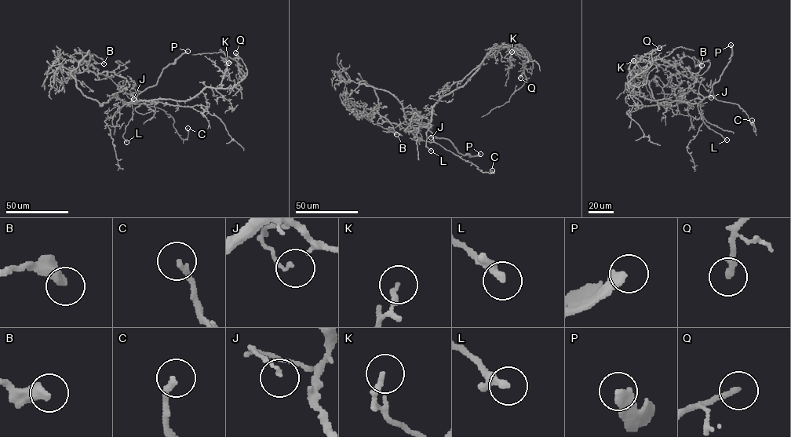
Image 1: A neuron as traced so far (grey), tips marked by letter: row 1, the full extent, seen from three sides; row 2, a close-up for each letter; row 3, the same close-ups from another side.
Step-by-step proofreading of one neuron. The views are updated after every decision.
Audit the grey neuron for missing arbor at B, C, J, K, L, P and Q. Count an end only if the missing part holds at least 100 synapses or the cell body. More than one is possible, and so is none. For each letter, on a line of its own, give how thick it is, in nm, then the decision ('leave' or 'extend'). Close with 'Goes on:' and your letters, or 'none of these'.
B: 440 nm | leave
C: 200 nm | leave
J: 100 nm | leave
K: 190 nm | leave
L: 320 nm | leave
P: 380 nm | extend
Q: 220 nm | leave
Goes on: P

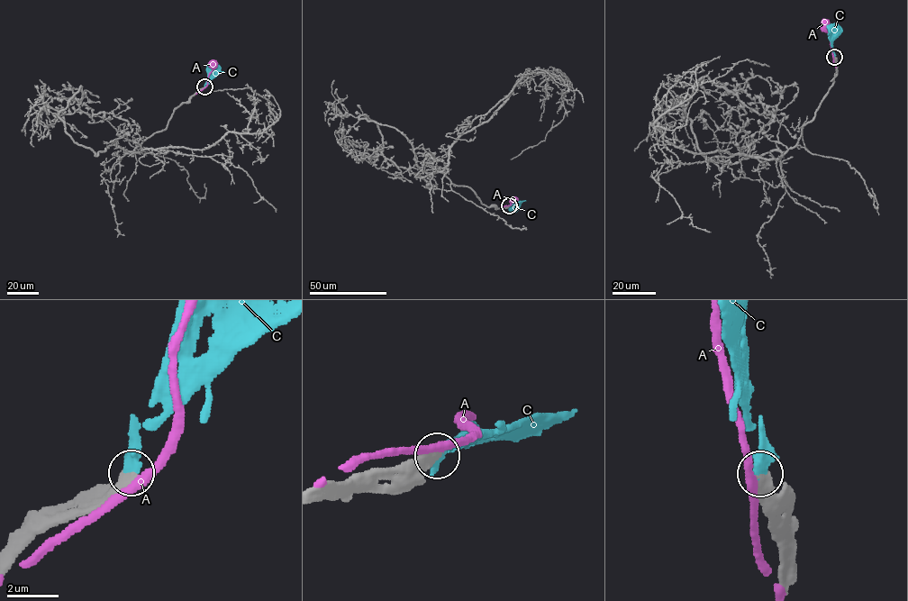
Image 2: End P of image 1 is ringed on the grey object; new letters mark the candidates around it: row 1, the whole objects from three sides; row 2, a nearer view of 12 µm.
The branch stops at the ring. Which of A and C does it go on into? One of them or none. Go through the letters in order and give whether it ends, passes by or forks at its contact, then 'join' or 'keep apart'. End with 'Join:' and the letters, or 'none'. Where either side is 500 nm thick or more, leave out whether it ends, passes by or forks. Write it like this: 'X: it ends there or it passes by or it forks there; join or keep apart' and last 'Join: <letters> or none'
A: it passes by; keep apart
C: it ends there; join
Join: C

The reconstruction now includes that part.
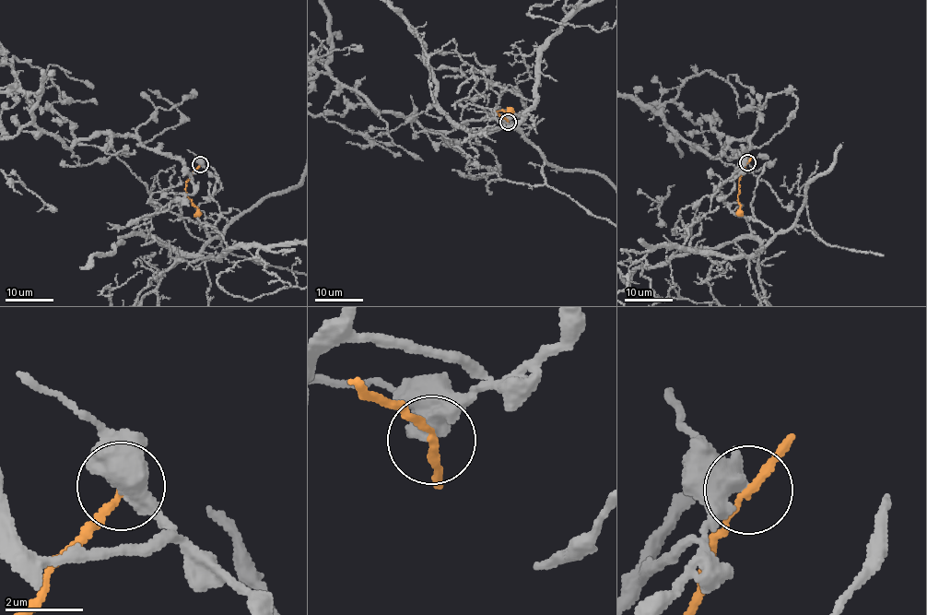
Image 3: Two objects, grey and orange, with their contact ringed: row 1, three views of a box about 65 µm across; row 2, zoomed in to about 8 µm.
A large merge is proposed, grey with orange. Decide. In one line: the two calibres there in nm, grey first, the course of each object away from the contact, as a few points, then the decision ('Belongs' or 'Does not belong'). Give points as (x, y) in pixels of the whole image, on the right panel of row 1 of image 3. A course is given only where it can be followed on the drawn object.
Thickness 650 nm (grey) against 180 nm. Course of orange: (748, 162), (739, 183), (741, 216). Does not belong

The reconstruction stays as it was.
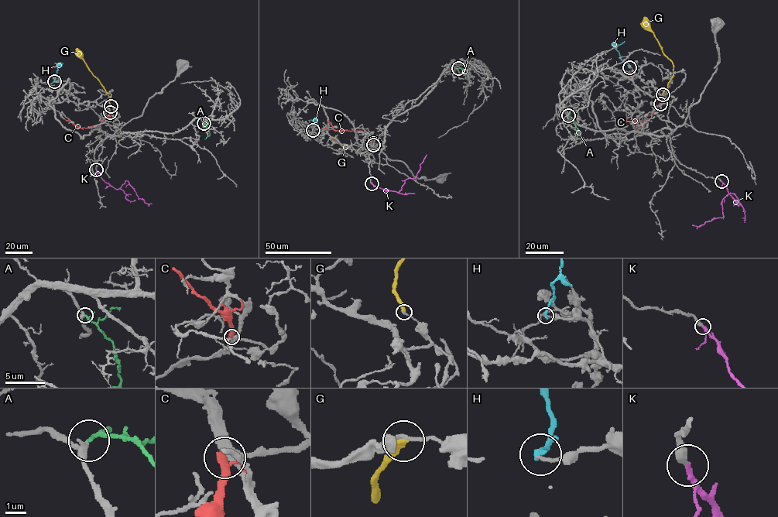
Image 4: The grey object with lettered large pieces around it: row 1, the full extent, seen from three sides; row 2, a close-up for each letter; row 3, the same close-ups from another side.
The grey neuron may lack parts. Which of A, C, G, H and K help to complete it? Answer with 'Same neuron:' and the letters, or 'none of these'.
Same neuron: A, K

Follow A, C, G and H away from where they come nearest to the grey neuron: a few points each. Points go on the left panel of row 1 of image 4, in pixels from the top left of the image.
A: (203, 123), (210, 134), (204, 138)
C: (110, 112), (108, 117), (97, 124), (88, 127), (80, 128), (60, 117)
G: (111, 106), (111, 94), (90, 71), (77, 48)
H: (54, 81), (57, 66), (63, 63)

